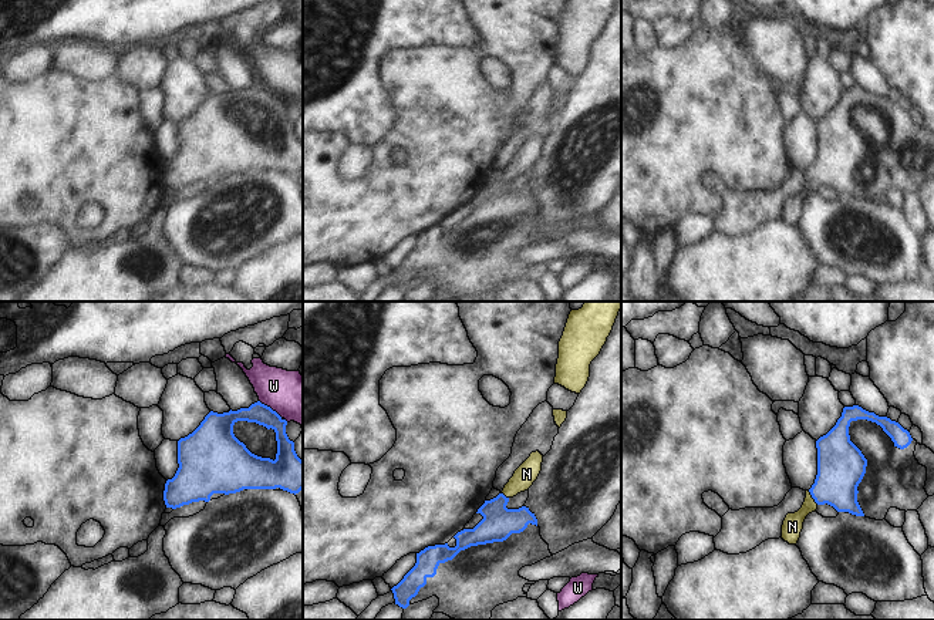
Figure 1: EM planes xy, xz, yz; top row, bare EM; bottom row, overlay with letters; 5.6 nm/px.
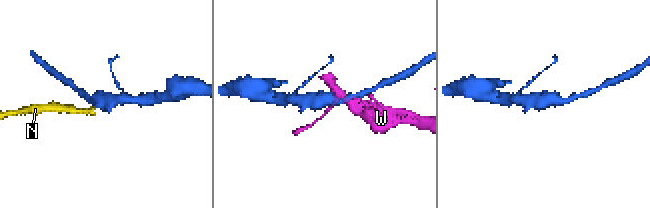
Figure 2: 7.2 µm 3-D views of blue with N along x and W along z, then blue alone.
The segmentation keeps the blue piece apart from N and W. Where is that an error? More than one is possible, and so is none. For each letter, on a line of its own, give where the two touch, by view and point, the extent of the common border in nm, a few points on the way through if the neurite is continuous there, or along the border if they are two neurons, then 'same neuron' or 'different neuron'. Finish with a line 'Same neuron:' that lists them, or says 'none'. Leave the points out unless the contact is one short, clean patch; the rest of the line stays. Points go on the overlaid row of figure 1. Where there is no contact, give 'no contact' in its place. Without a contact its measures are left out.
N: contact yz (812, 496); length 100 nm; way yz (840, 465), (812, 496), (811, 504), (792, 526); same neuron
W: contact xy (269, 407); length 170 nm; different neuron
Same neuron: N

